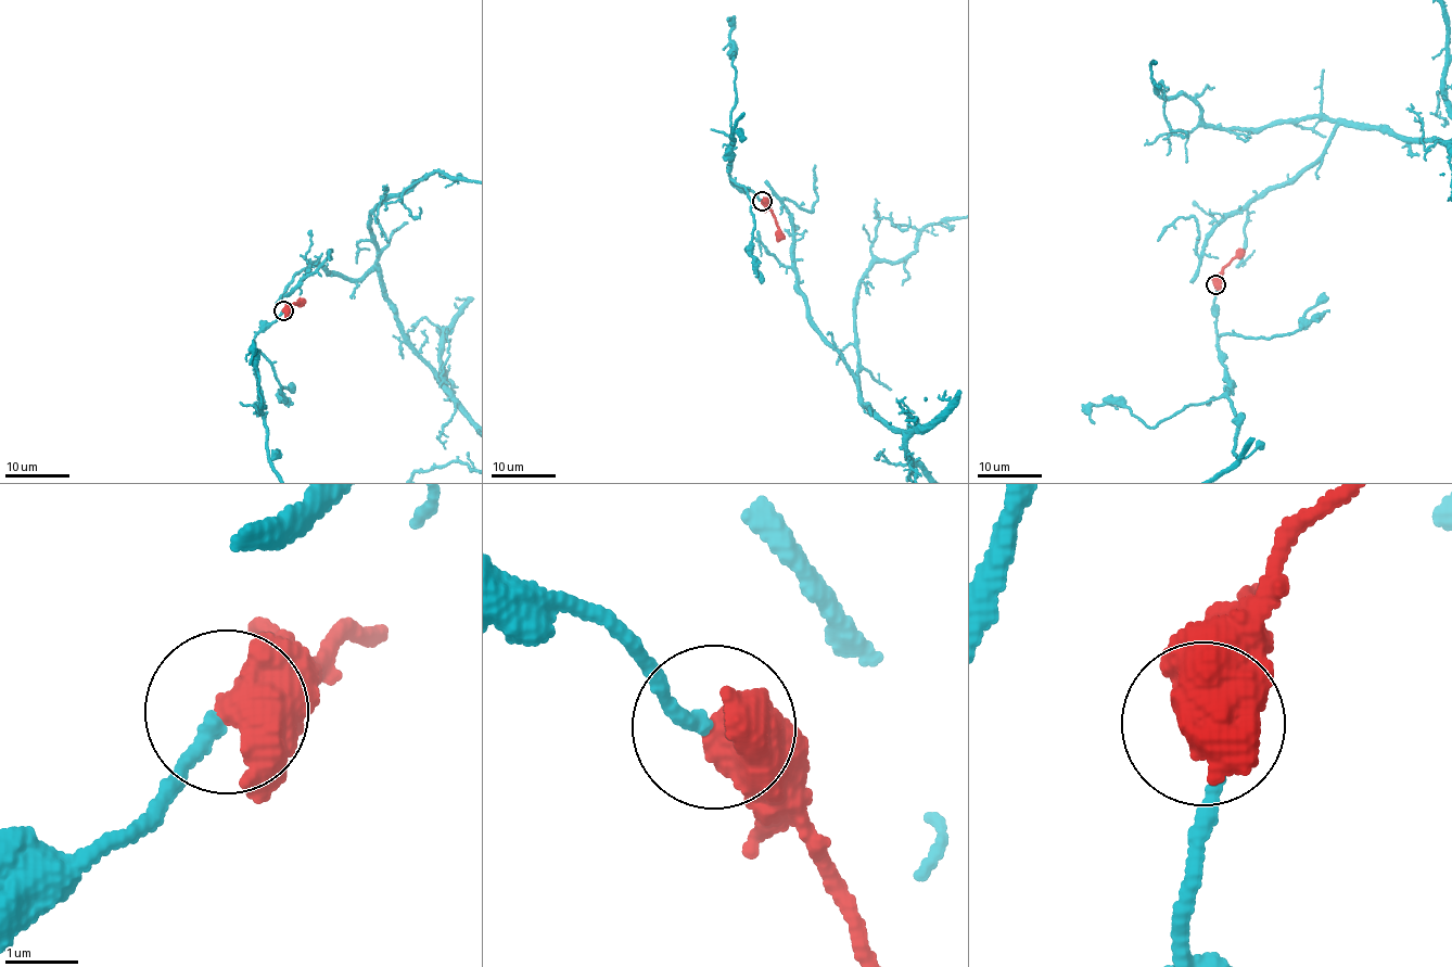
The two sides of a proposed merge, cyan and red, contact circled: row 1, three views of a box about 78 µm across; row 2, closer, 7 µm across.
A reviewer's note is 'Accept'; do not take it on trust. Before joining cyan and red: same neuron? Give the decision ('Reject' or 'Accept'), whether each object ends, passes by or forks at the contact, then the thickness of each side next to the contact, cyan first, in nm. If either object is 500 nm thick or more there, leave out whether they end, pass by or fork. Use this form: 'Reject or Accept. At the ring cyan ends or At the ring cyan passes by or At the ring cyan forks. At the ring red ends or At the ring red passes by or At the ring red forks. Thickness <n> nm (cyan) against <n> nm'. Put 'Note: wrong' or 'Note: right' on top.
Note: right
Accept. Thickness 200 nm (cyan) against 600 nm

